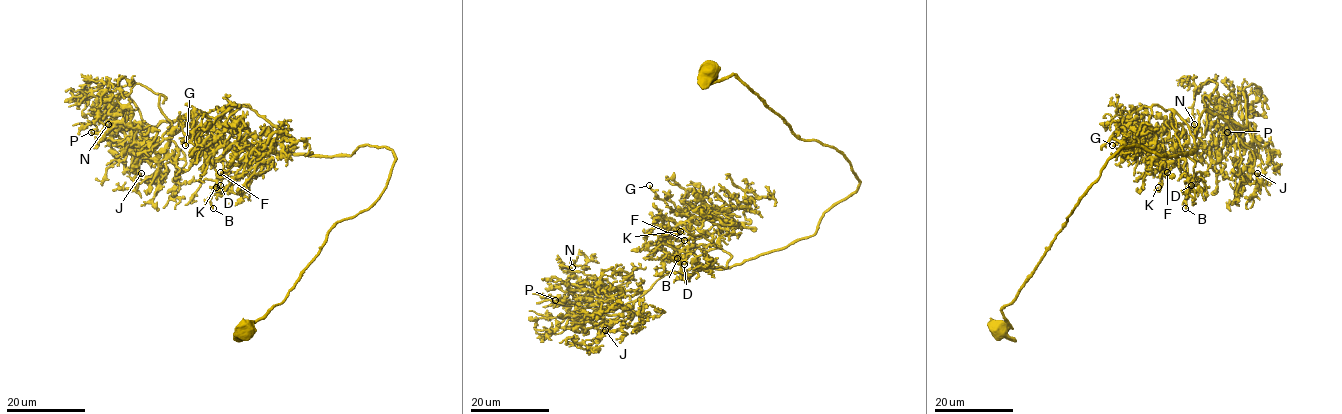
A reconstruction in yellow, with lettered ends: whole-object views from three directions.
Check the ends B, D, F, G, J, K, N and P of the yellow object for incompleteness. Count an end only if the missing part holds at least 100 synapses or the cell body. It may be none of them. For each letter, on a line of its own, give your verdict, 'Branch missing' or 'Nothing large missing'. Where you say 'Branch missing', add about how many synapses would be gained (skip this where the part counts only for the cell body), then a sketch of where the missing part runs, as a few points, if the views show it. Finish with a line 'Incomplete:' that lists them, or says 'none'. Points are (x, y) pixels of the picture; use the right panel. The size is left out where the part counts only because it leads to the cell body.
B: Nothing large missing
D: Nothing large missing
F: Nothing large missing
G: Nothing large missing
J: Nothing large missing
K: Nothing large missing
N: Nothing large missing
P: Nothing large missing
Incomplete: none

